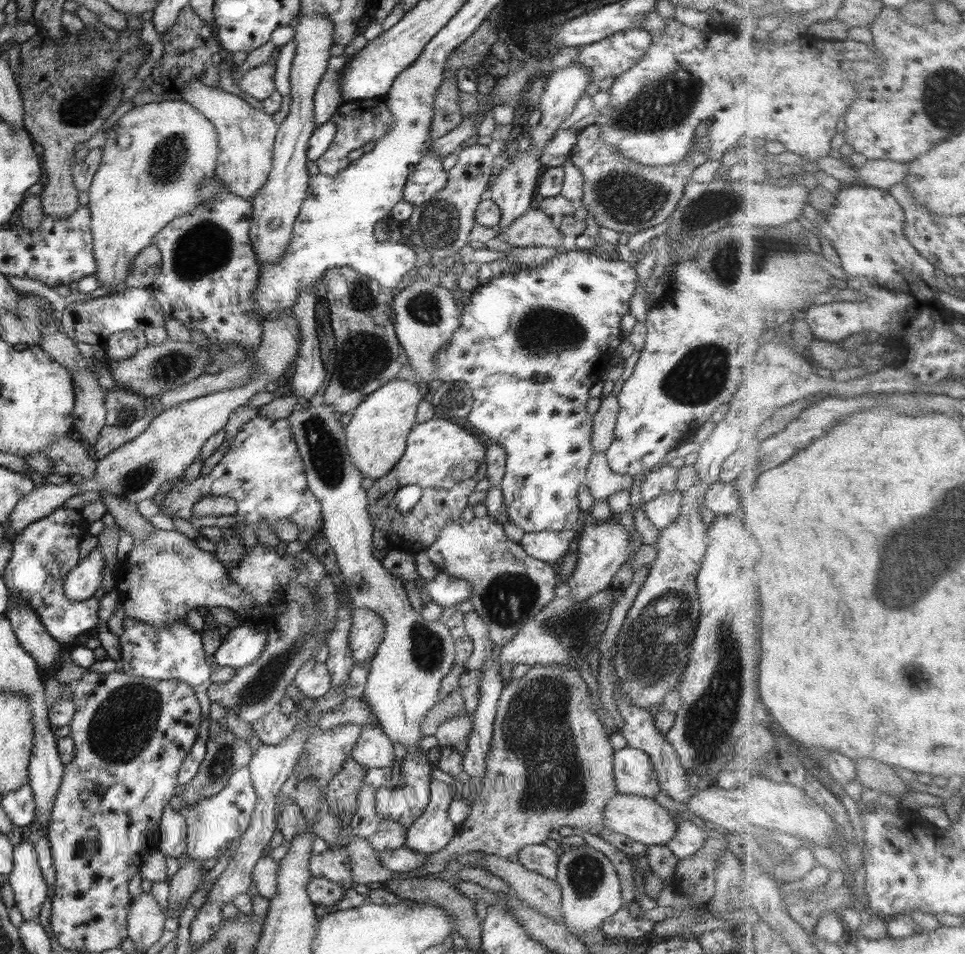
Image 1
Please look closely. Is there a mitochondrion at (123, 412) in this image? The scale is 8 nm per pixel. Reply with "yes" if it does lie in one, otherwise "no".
yes

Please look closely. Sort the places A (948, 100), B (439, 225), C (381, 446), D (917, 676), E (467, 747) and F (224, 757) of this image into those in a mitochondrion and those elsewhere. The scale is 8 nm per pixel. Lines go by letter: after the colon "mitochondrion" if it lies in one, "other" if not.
A: mitochondrion
B: mitochondrion
C: other
D: mitochondrion
E: other
F: mitochondrion

